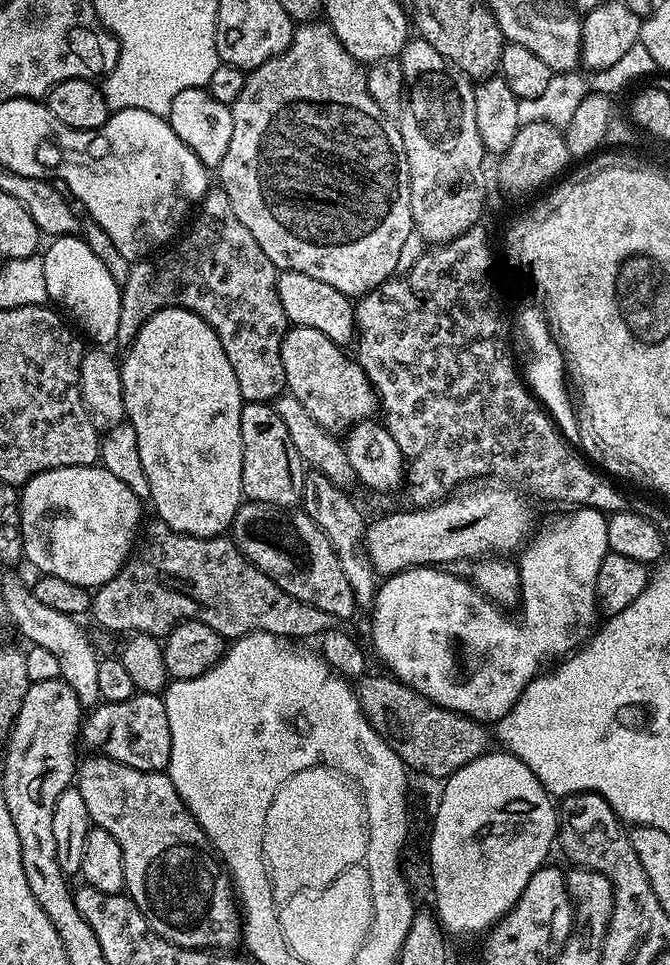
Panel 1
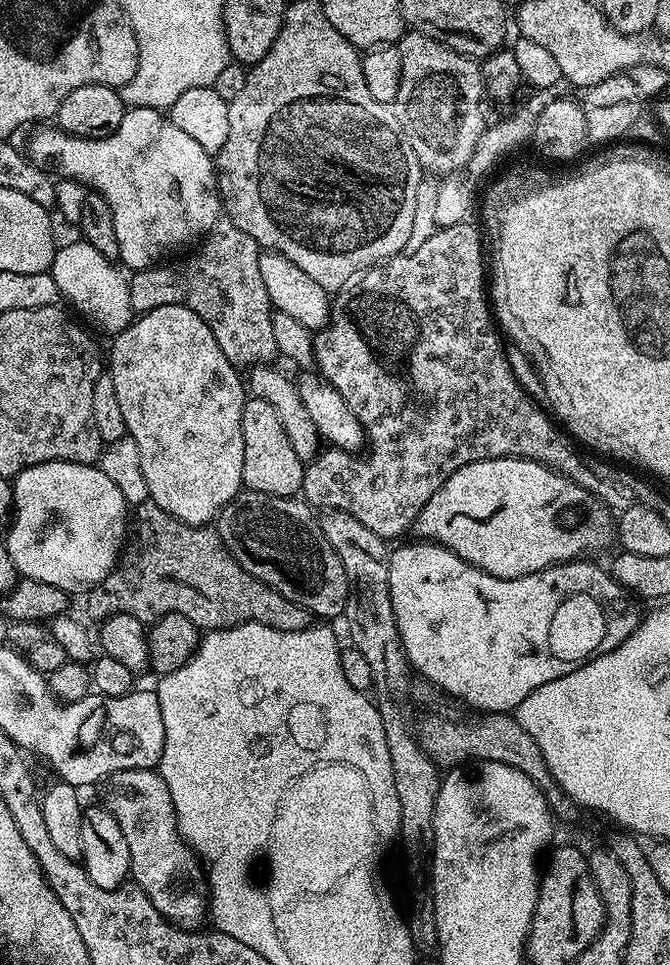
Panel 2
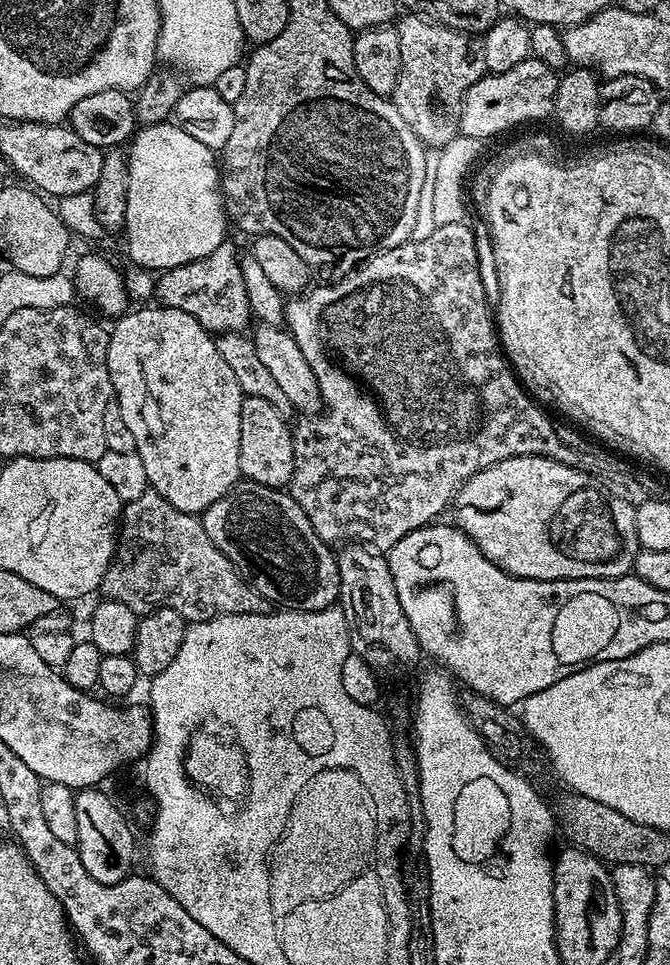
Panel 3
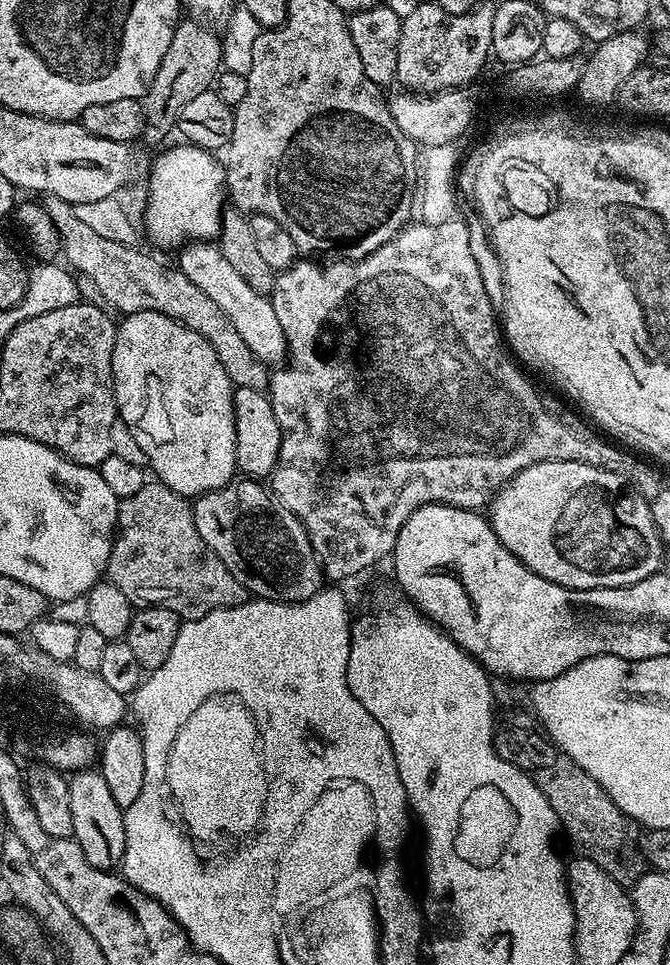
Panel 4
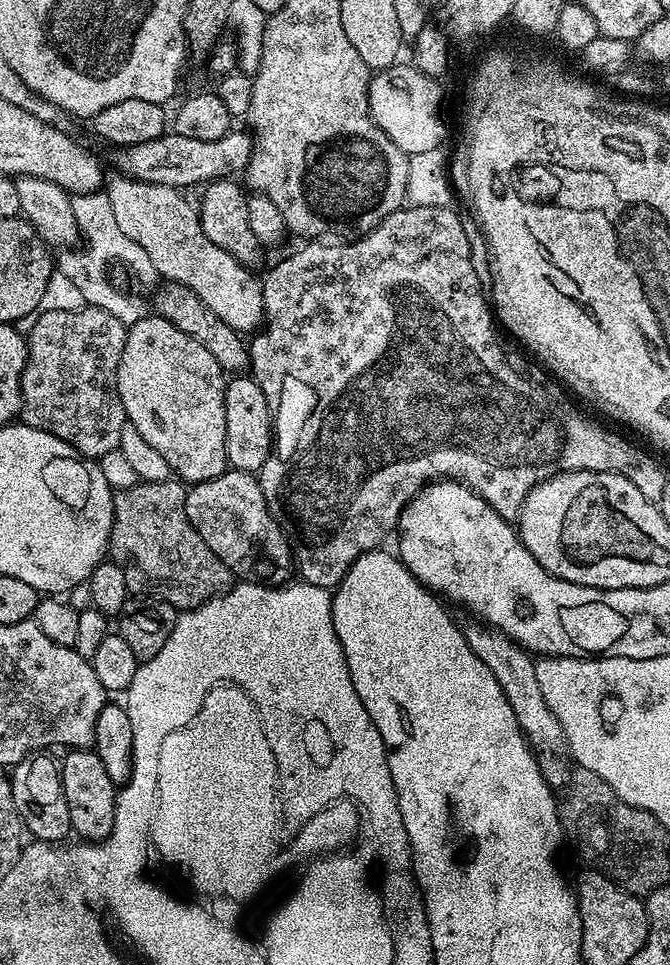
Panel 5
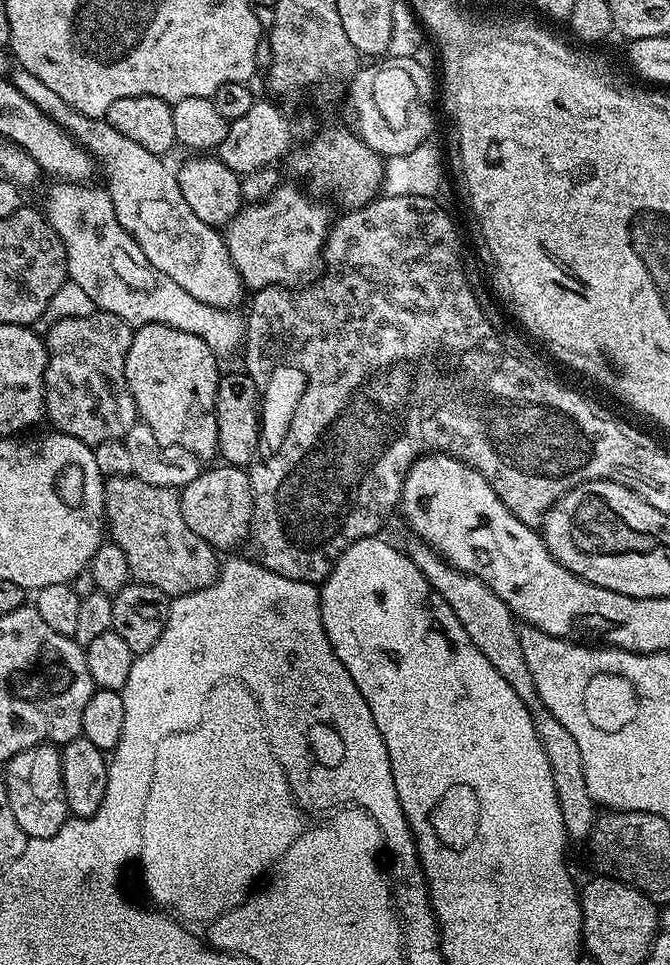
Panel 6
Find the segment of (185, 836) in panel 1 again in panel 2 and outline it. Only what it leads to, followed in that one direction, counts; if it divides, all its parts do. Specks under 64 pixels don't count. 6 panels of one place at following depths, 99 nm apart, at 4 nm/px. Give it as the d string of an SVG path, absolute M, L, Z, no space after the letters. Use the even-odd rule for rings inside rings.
M135 768L115 772L103 788L103 807L118 818L118 826L122 826L122 834L126 834L126 846L130 846L130 876L135 887L143 890L146 898L154 902L158 912L171 924L189 930L199 929L210 912L206 872L200 857L180 837L172 795L159 771Z

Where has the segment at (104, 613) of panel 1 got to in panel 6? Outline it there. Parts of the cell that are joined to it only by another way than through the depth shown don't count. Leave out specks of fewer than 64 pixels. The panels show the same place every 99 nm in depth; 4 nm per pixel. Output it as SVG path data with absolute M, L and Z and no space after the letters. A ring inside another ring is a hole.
M133 475L107 477L104 482L104 515L107 535L111 543L122 546L122 554L126 554L133 581L158 586L158 590L170 598L185 596L216 583L222 567L221 557L216 557L219 556L217 549L211 548L202 538L198 538L198 534L194 534L194 530L190 530L190 526L186 526L177 489L154 486Z

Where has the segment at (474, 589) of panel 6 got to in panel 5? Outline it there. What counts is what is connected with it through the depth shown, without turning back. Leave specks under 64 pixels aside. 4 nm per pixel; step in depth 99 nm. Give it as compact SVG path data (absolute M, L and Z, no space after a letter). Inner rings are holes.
M483 622L472 623L476 624L467 625L464 628L464 637L470 650L474 650L474 654L478 654L482 662L486 662L490 674L498 678L498 686L502 686L502 694L506 694L506 702L510 702L510 710L514 710L514 718L518 718L518 726L524 733L525 740L540 761L542 778L553 790L559 789L573 775L574 764L571 759L566 758L569 755L568 739L562 730L562 722L554 718L554 710L546 706L542 686L538 686L536 660L533 653L527 652L521 644L515 644L499 628L489 628Z

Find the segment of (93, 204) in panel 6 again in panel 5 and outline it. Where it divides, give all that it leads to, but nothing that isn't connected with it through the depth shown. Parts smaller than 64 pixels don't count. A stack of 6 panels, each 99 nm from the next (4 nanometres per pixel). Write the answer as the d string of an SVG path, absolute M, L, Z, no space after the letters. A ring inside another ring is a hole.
M97 190L87 192L81 196L73 195L72 213L76 219L76 231L82 244L84 240L84 249L81 252L72 252L76 250L65 251L61 255L65 255L61 260L59 257L58 270L62 274L66 274L66 278L70 278L70 282L74 282L74 286L78 286L78 291L82 293L82 298L87 307L106 310L106 314L114 314L114 318L118 318L118 322L122 322L126 326L138 322L146 314L146 308L144 308L143 302L136 296L127 296L126 293L119 292L112 285L112 280L108 277L108 264L125 264L138 279L144 280L152 272L152 263L150 262L150 258L146 258L146 250L142 250L142 246L138 246L138 242L133 242L132 239L126 238L126 234L122 234L122 230L118 226L118 221L114 218L114 209L110 206L110 198L108 197L107 191Z

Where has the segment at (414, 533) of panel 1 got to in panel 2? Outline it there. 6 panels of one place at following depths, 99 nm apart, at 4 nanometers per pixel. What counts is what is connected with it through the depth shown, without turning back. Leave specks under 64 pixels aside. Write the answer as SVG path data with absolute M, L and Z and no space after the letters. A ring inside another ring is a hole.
M499 456L489 460L470 462L458 470L454 470L454 474L450 474L450 478L446 478L446 482L442 482L442 486L438 490L434 490L430 502L426 502L426 506L420 511L420 516L414 521L414 532L420 535L417 537L423 538L425 541L441 544L442 547L448 548L454 554L458 554L458 558L462 558L466 563L474 565L478 570L482 570L494 578L517 580L523 576L540 572L543 568L550 567L551 564L564 564L568 560L588 558L593 555L591 552L602 551L608 543L613 543L614 516L595 496L590 495L582 486L578 486L578 482L566 478L560 472L555 472L553 468L547 468L536 460L524 460L520 456Z

